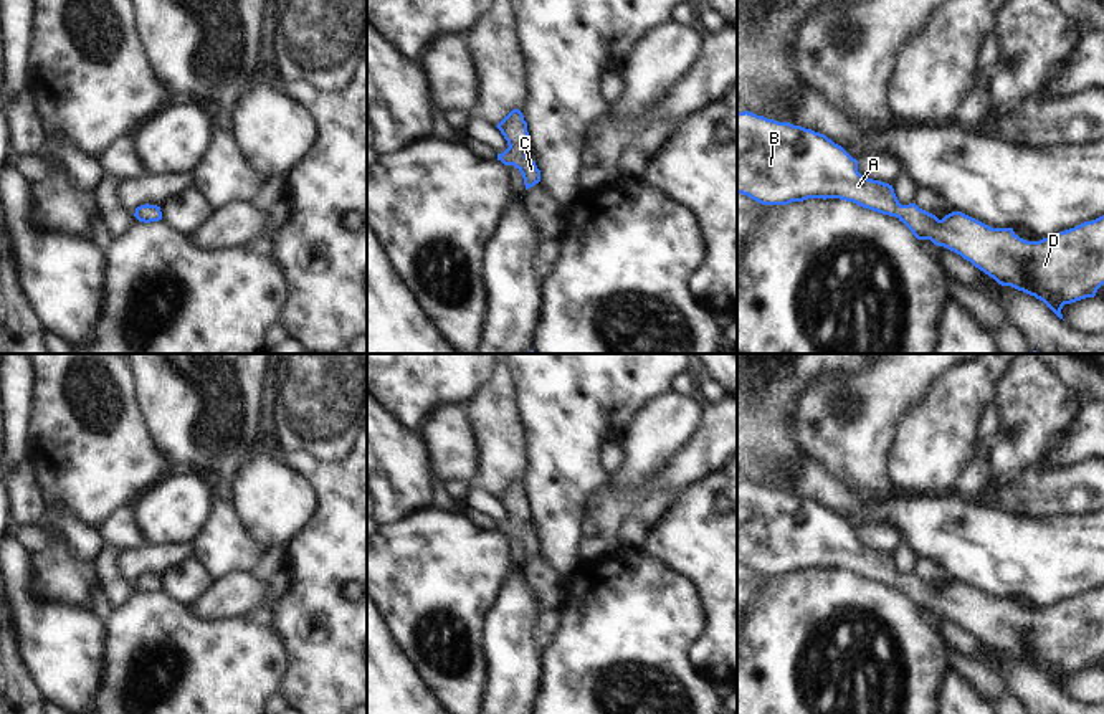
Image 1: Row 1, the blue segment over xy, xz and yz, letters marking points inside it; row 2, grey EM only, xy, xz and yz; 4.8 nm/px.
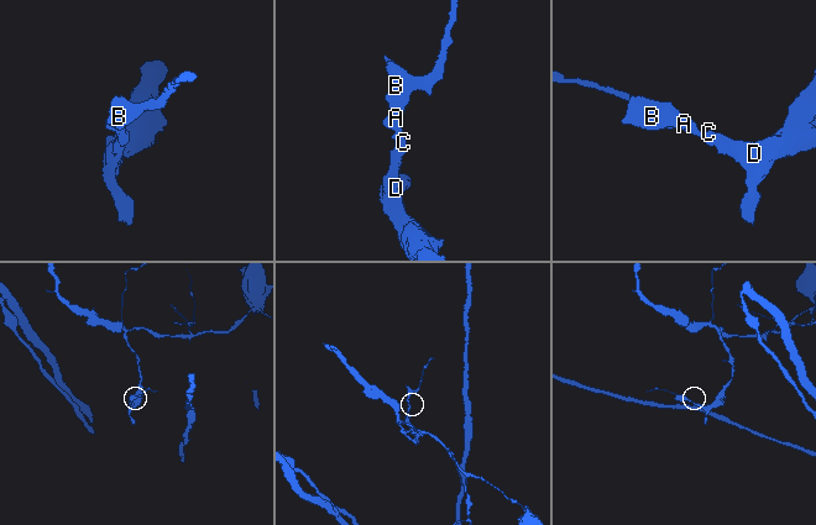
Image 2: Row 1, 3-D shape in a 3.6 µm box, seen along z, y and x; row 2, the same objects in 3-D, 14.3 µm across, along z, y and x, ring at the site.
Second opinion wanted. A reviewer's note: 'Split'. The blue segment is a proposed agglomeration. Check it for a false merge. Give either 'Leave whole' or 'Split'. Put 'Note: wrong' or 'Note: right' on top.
Note: wrong
Leave whole.

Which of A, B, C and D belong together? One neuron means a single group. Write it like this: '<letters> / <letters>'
A B C D

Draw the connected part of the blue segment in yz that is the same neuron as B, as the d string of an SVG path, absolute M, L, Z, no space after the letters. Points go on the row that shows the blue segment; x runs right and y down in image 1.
M749 111L737 112L737 193L762 205L840 198L896 217L917 240L930 240L960 255L998 284L1035 296L1059 319L1064 304L1094 298L1104 284L1104 215L1040 241L1026 241L1013 228L992 228L962 212L939 220L916 203L901 205L892 185L861 175L858 160L825 134Z

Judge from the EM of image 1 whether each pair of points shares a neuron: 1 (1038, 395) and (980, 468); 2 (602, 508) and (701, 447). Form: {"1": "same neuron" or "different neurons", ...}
{"1": "different neurons", "2": "same neuron"}

